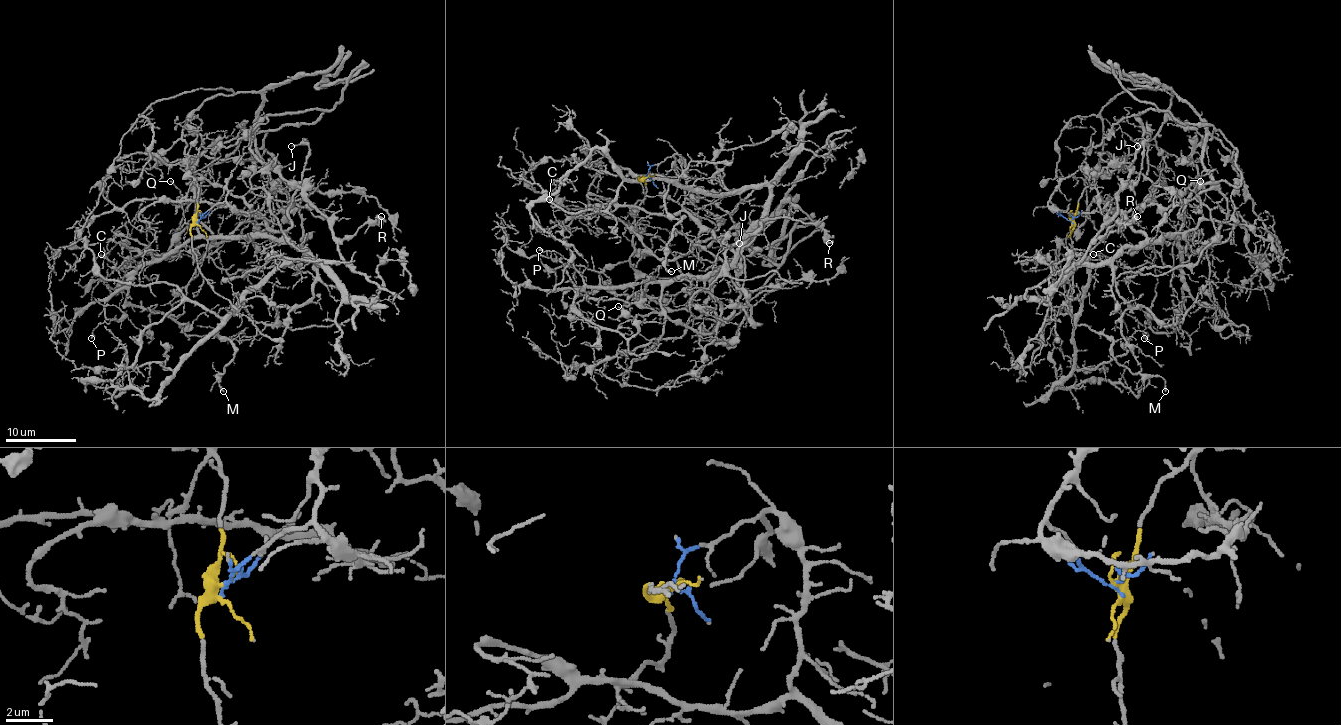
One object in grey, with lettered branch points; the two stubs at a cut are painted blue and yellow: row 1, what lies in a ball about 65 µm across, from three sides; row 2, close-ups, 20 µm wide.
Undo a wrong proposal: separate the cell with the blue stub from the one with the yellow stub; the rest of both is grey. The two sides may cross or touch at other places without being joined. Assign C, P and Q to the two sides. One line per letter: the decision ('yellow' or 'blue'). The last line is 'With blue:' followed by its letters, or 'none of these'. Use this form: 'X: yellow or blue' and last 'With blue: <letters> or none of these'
C: blue
P: blue
Q: blue
With blue: C, P, Q

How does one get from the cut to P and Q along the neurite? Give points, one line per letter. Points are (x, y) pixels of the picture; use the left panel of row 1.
P: (197, 221), (222, 202), (286, 239), (193, 237), (147, 260), (106, 301), (105, 315), (119, 319), (90, 338)
Q: (197, 221), (222, 202), (257, 214), (286, 239), (202, 235), (195, 202), (179, 207), (170, 180)

